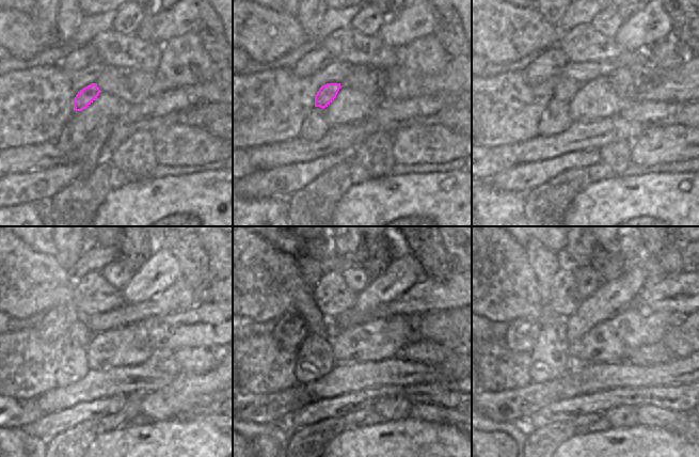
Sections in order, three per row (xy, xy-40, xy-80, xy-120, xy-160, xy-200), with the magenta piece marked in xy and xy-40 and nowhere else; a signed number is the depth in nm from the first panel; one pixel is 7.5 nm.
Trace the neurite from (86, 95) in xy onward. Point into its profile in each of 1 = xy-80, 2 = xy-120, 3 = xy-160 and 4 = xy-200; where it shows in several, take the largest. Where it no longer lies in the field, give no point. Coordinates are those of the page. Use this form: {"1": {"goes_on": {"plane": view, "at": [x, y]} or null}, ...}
{"1": {"goes_on": {"plane": "xy-80", "at": [565, 90]}}, "2": {"goes_on": {"plane": "xy-120", "at": [79, 332]}}, "3": {"goes_on": {"plane": "xy-160", "at": [254, 280]}}, "4": {"goes_on": {"plane": "xy-200", "at": [493, 278]}}}

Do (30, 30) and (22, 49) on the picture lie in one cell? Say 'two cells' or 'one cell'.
one cell

